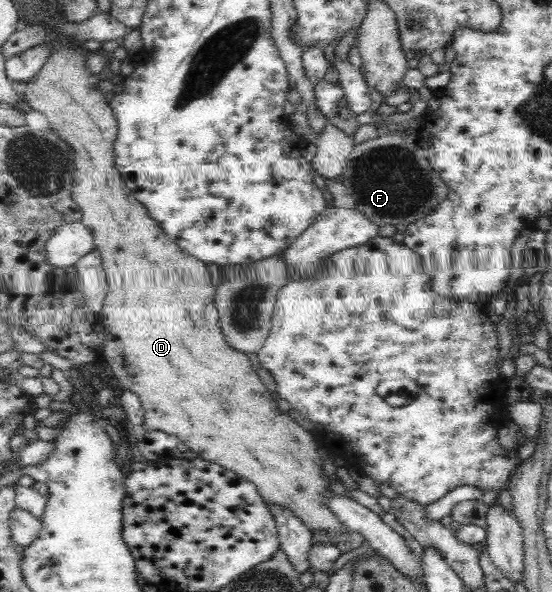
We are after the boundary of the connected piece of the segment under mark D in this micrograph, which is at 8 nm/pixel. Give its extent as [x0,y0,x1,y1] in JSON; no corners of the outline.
[24,42,351,542]

